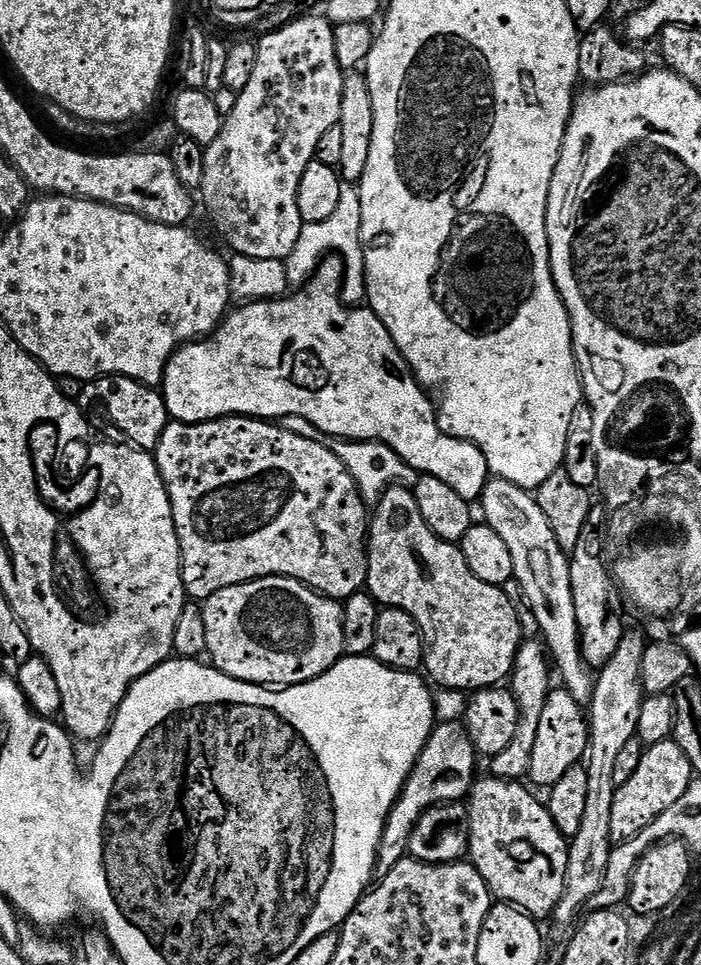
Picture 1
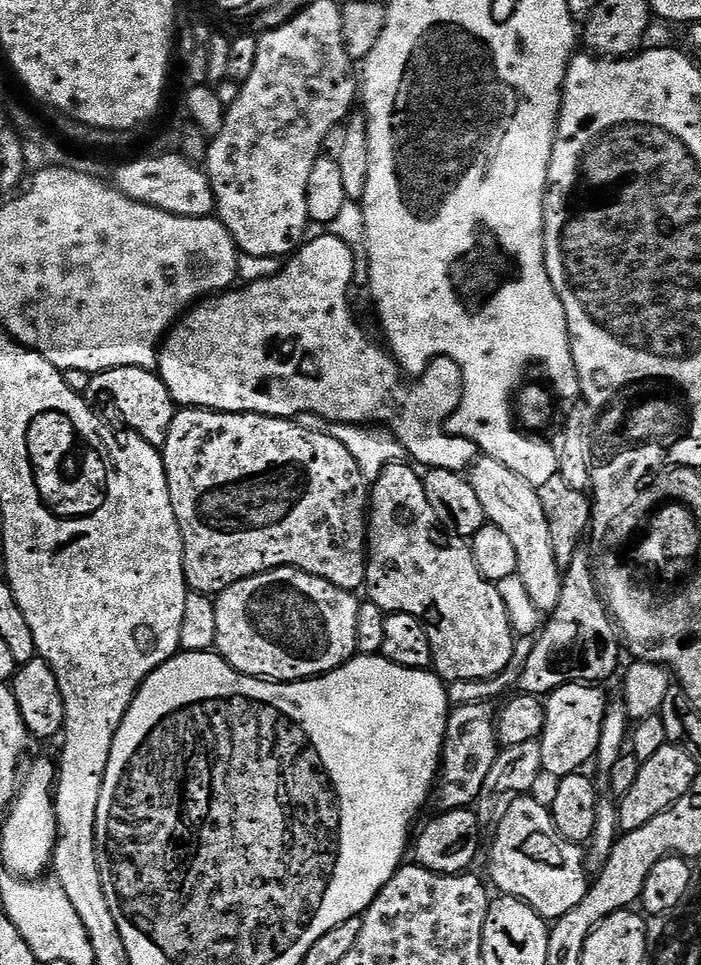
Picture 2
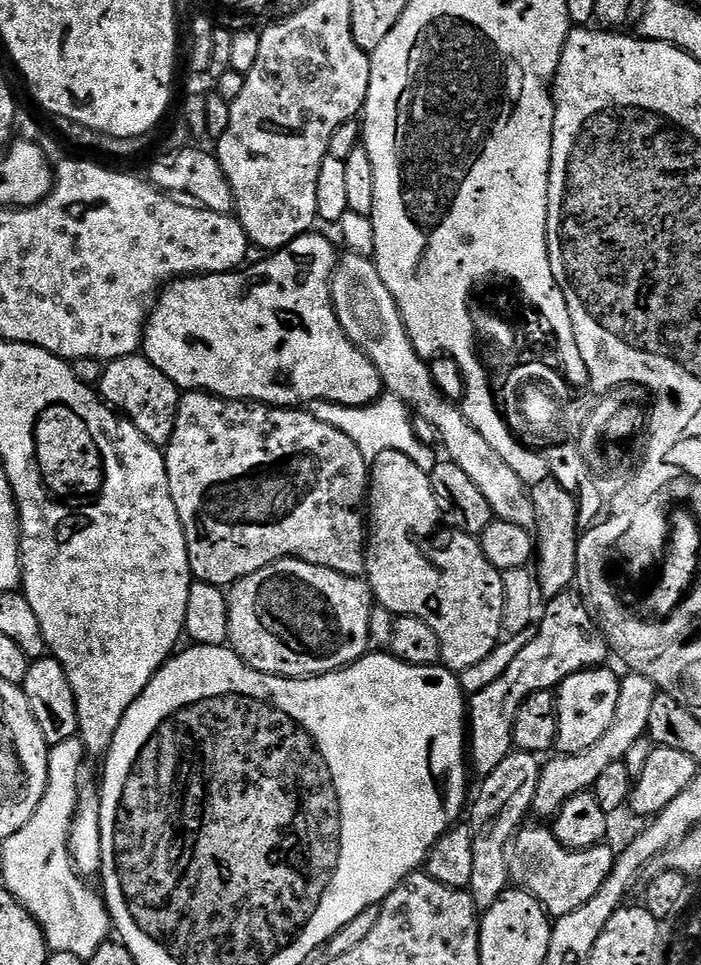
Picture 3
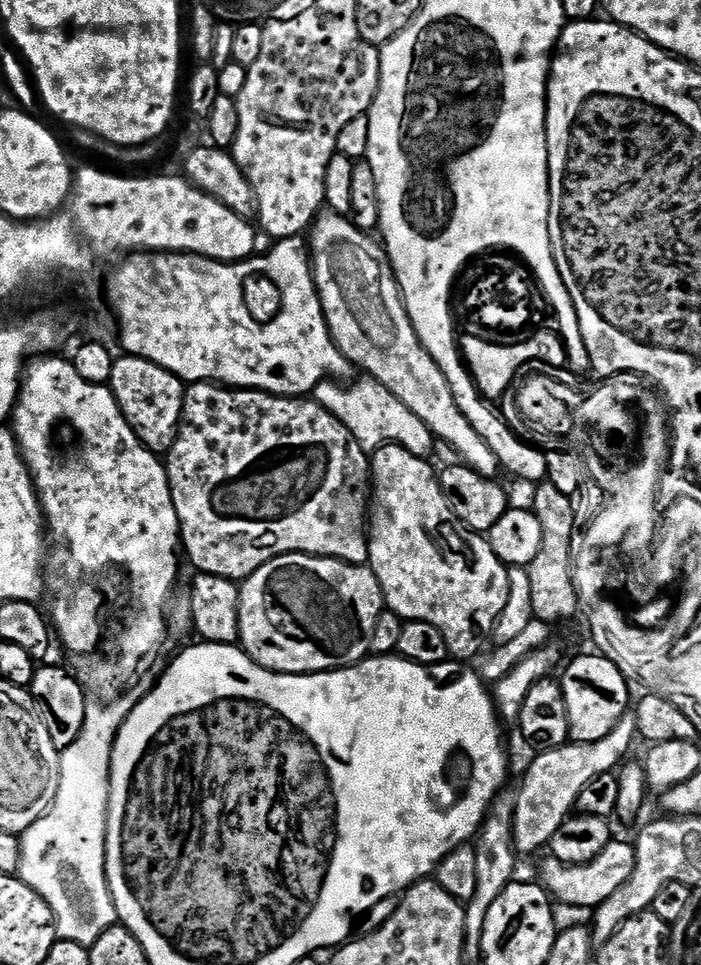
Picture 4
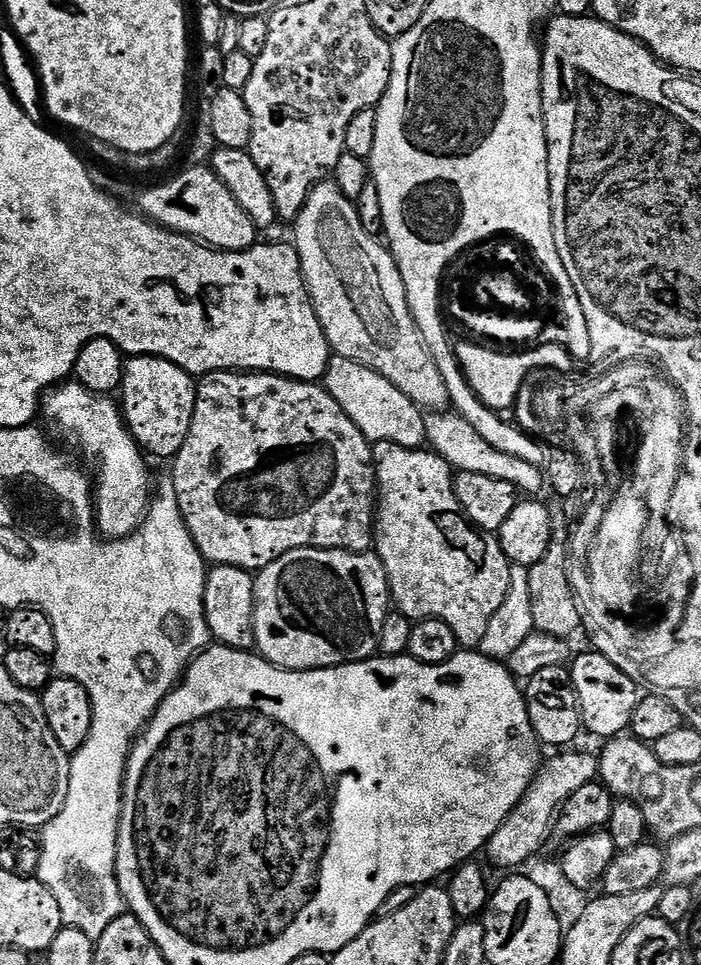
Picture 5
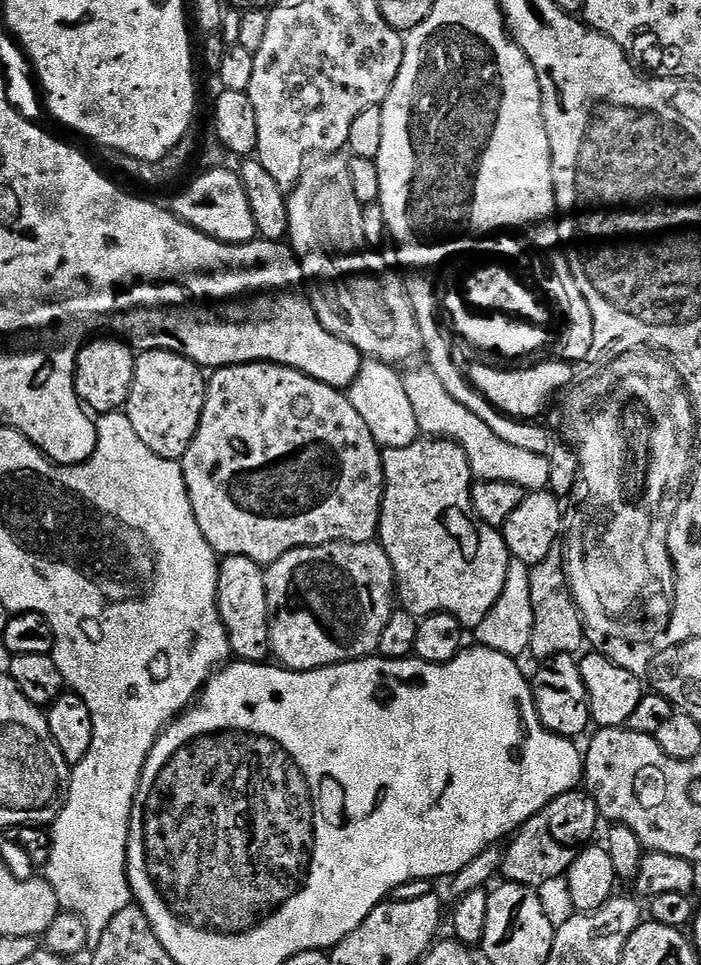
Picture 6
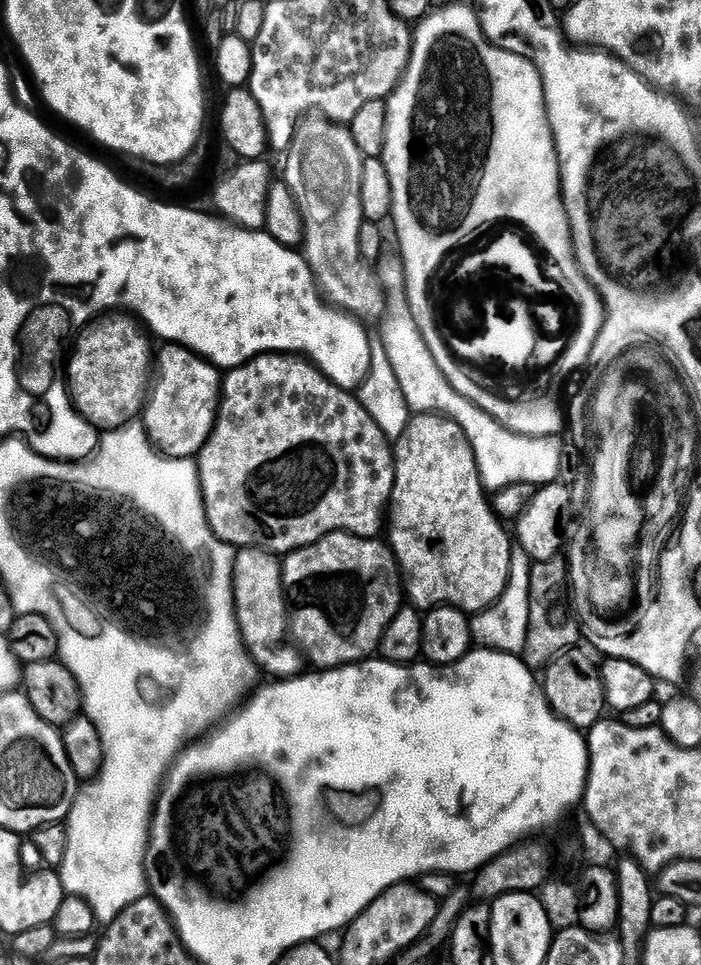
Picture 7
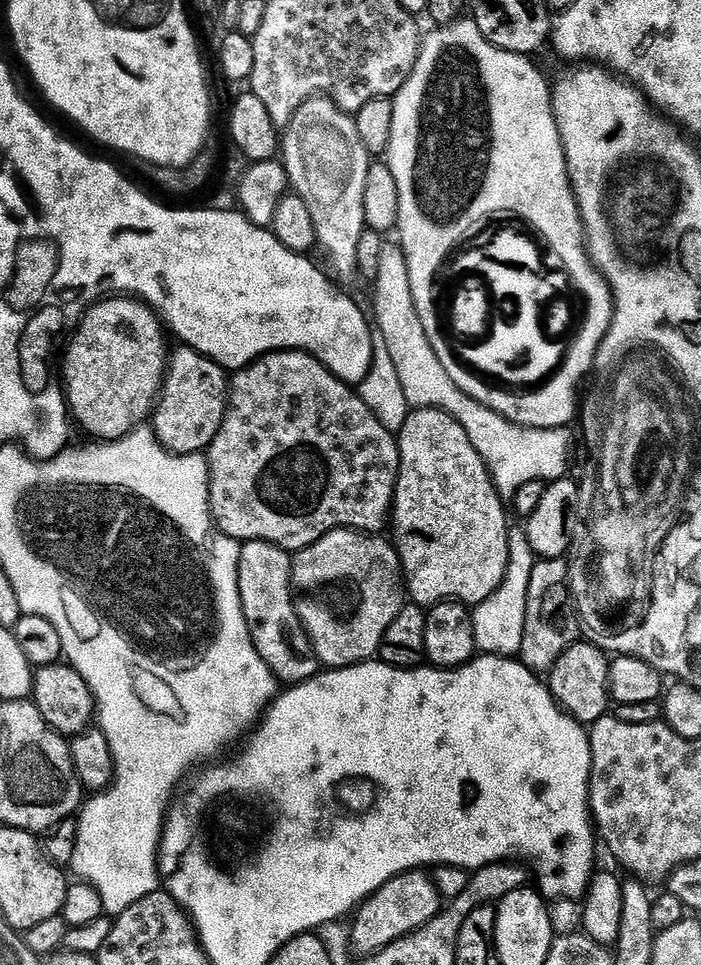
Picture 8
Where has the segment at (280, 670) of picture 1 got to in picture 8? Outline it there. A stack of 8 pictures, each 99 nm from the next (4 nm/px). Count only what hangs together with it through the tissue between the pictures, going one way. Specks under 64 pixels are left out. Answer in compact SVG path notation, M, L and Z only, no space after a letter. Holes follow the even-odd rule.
M338 528L336 531L326 534L318 542L314 542L308 548L295 553L292 562L292 591L296 598L296 609L304 623L304 629L312 638L312 648L316 652L316 659L325 669L348 668L351 664L363 664L371 661L379 653L382 638L386 638L386 630L394 618L398 618L398 610L402 610L406 603L406 581L404 579L404 567L400 564L400 556L391 543L384 541L380 534L358 532L351 528Z

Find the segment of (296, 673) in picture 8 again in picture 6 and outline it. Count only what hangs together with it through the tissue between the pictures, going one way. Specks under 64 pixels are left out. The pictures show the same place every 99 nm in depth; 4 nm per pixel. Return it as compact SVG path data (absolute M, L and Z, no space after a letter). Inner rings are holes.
M225 556L219 561L219 566L217 603L224 628L228 631L232 656L237 661L249 664L265 663L270 656L270 609L265 569L258 562L241 556Z

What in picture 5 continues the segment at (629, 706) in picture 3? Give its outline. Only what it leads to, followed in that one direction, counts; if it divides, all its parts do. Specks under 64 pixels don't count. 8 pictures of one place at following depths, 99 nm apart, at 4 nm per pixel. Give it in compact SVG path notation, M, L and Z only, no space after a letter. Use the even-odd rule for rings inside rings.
M564 750L552 761L543 765L542 771L533 780L532 785L526 790L526 794L514 806L514 810L494 830L494 838L488 840L486 855L488 860L496 868L512 868L508 870L520 870L529 861L537 859L541 855L540 850L544 842L553 833L554 821L560 811L560 805L574 790L582 790L582 786L593 783L598 776L598 760L595 755L588 752L572 752L576 750Z

